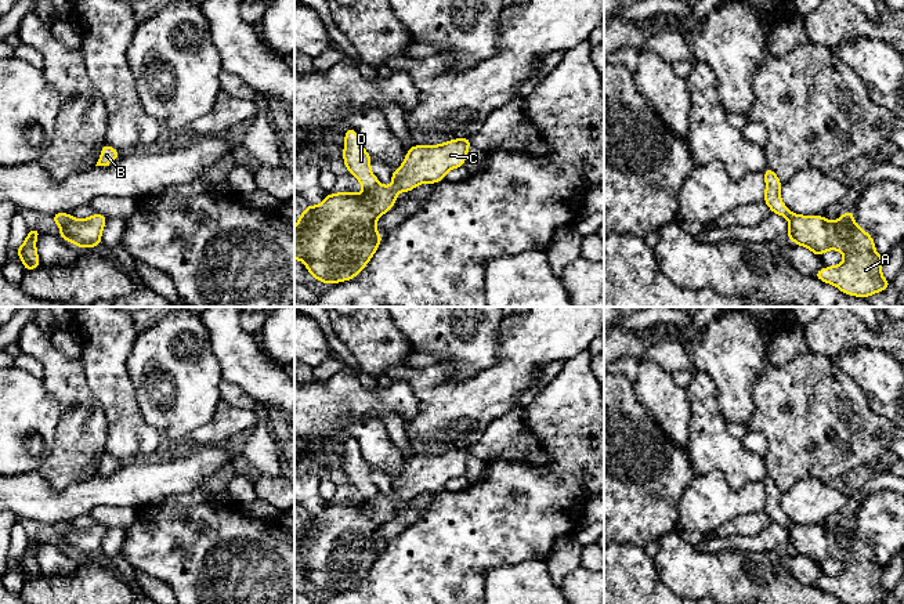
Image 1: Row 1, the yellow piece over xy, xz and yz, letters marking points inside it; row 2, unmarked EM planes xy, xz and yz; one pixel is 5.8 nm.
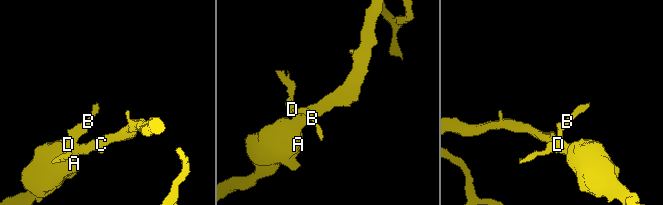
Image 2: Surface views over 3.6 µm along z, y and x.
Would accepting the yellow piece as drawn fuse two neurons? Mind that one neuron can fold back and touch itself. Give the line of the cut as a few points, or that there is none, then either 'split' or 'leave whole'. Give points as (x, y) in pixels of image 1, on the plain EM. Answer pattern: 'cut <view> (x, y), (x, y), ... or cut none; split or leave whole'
cut xz (378, 492), (365, 501); split

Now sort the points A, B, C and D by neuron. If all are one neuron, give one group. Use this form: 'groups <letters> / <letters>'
groups A C / B D

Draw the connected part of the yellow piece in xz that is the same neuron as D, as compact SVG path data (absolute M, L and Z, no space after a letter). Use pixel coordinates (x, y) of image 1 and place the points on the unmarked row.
M351 437L346 440L344 445L343 471L347 481L359 491L365 500L379 493L377 487L370 480L372 466L365 460L358 442Z

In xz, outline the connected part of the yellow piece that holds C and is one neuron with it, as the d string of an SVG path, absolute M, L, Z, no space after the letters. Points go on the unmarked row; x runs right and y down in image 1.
M456 448L440 455L415 455L408 457L404 473L391 482L390 496L377 493L375 498L354 503L339 502L328 506L317 516L304 516L304 522L294 536L294 569L305 574L311 586L326 594L354 589L364 579L382 553L376 531L390 521L398 502L411 502L423 492L437 493L445 484L464 475L471 448Z

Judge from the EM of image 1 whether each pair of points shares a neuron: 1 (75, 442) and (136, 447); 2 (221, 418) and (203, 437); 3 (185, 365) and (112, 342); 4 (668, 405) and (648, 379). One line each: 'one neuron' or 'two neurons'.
1: two neurons
2: one neuron
3: two neurons
4: one neuron

